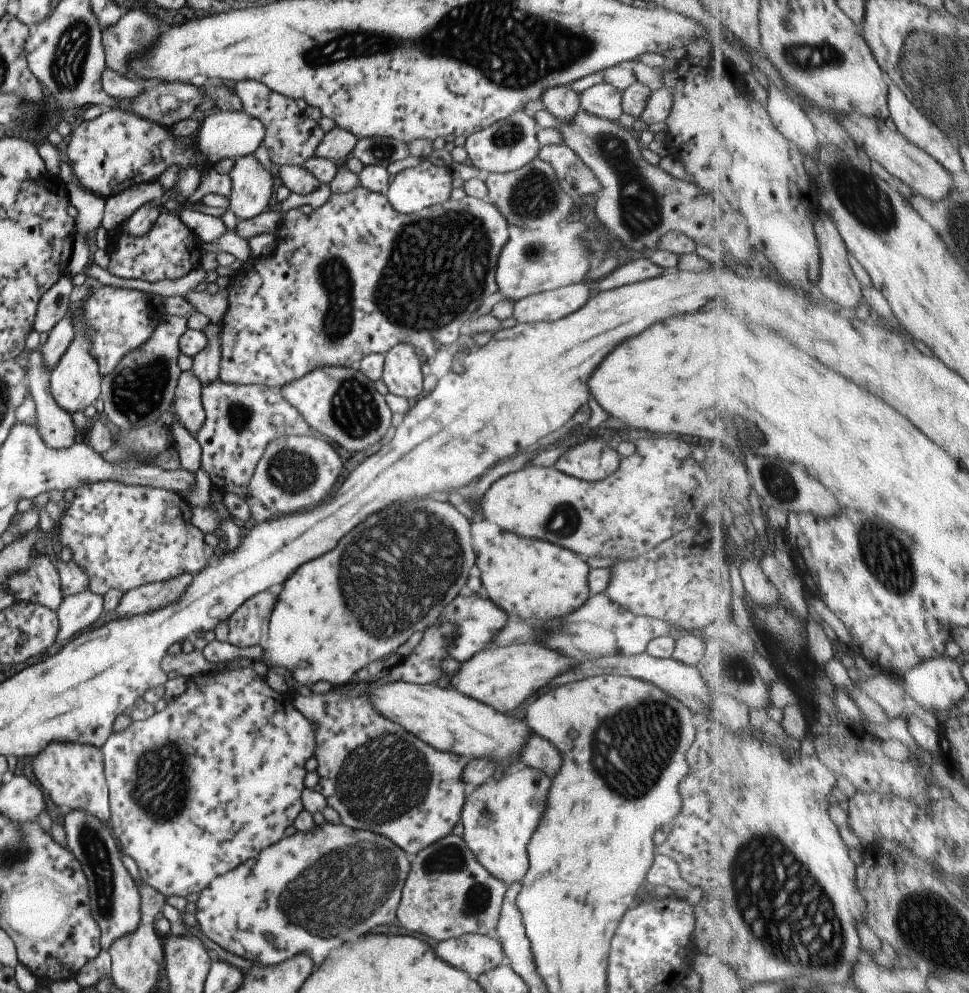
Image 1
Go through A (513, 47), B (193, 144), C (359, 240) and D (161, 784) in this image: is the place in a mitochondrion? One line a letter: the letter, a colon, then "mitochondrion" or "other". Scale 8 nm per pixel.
A: mitochondrion
B: other
C: mitochondrion
D: mitochondrion

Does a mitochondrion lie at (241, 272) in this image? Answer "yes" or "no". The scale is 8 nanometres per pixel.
no

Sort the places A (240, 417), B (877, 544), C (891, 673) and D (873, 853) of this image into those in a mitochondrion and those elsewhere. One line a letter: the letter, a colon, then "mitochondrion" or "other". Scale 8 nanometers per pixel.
A: mitochondrion
B: mitochondrion
C: other
D: other

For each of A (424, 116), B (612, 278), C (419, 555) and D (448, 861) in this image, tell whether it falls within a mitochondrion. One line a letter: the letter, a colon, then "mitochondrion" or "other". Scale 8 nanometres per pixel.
A: other
B: other
C: mitochondrion
D: mitochondrion

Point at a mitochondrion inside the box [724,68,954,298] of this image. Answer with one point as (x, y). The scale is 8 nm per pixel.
(867, 203)

